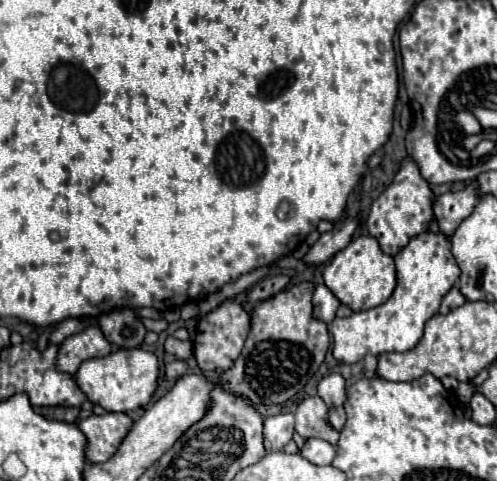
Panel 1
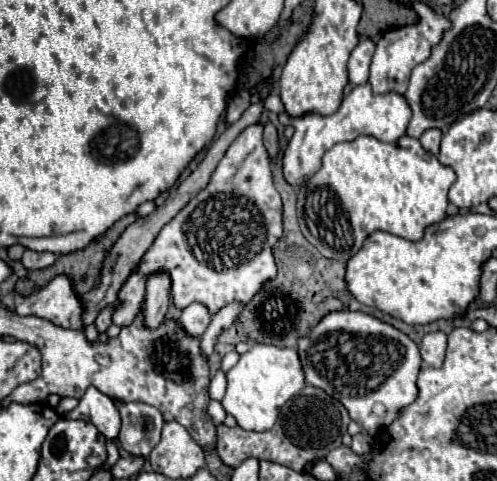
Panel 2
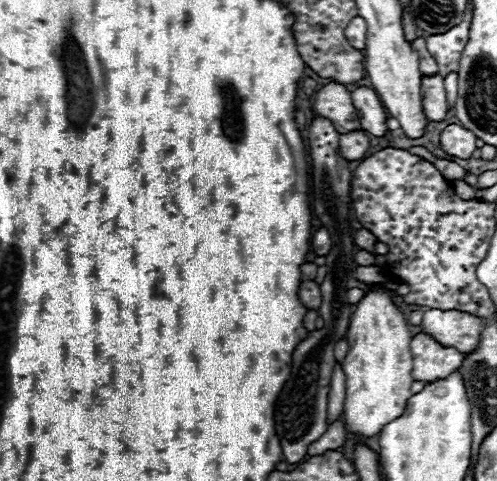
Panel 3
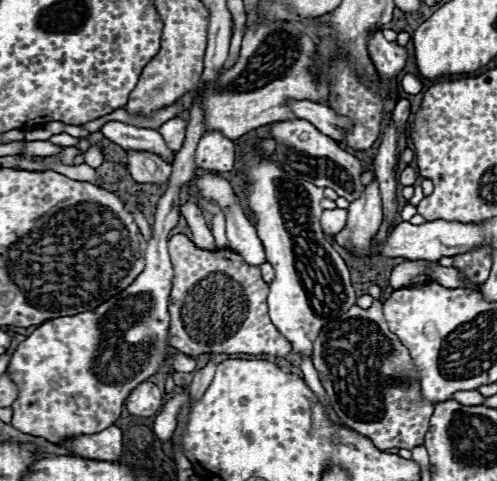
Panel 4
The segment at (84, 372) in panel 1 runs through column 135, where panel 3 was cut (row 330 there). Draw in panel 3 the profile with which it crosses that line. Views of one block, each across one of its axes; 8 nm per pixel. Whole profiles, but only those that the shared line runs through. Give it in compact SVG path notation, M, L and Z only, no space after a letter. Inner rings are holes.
M372 284L372 290L356 304L350 328L346 334L348 354L342 364L346 376L346 400L344 422L350 432L360 436L378 434L390 420L404 412L406 400L412 396L412 354L410 354L410 328L392 296L380 286Z

